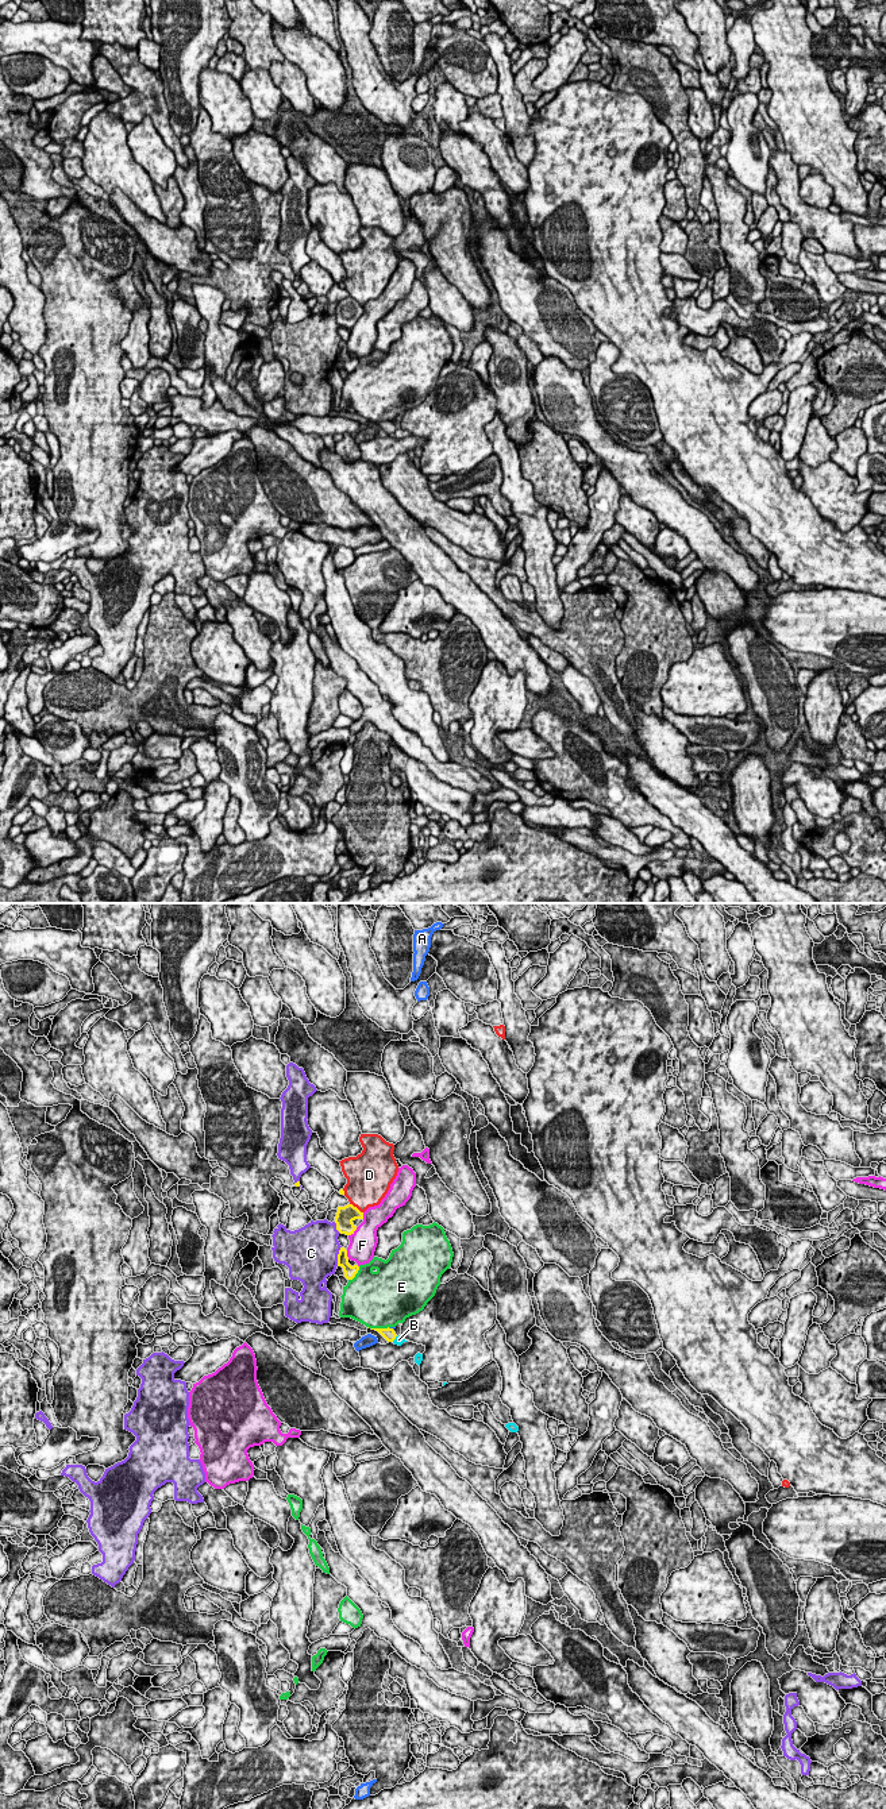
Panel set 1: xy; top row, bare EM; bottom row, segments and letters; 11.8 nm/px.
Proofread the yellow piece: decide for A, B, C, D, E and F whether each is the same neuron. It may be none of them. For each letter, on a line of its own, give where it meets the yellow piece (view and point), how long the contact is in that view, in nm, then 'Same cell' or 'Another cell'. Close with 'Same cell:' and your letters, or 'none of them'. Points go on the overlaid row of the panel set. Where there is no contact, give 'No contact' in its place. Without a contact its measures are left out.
A: Touches yellow at xy (392, 1329). Shared border 60 nm. Another cell
B: Touches yellow at xy (395, 1338). Shared border 100 nm. Another cell
C: Touches yellow at xy (338, 1256). Shared border 240 nm. Another cell
D: Touches yellow at xy (355, 1207). Shared border 200 nm. Another cell
E: Touches yellow at xy (380, 1329). Shared border 220 nm. Another cell
F: Touches yellow at xy (354, 1230). Shared border 140 nm. Another cell
Same cell: none of them

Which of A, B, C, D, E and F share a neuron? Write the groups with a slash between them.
A / B / C / D / E / F

